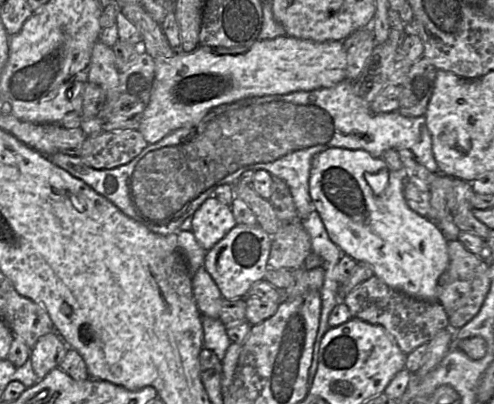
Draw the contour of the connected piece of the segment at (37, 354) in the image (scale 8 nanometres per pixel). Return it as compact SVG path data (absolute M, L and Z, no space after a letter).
M54 331L42 336L31 349L30 360L38 379L57 368L65 357L69 347Z

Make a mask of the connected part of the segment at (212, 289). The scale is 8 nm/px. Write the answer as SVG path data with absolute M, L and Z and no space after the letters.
M201 267L192 275L191 280L193 296L200 313L218 319L223 297L211 275Z

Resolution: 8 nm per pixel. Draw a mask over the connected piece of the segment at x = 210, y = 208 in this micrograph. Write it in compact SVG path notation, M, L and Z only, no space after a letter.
M214 196L208 197L191 218L191 231L206 251L209 251L236 225L231 207Z

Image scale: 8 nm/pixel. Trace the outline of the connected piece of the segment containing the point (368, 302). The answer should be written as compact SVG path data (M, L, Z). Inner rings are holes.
M376 275L354 288L341 302L348 306L352 318L383 326L406 355L428 343L449 325L448 315L437 300L421 300L408 296L392 289Z

